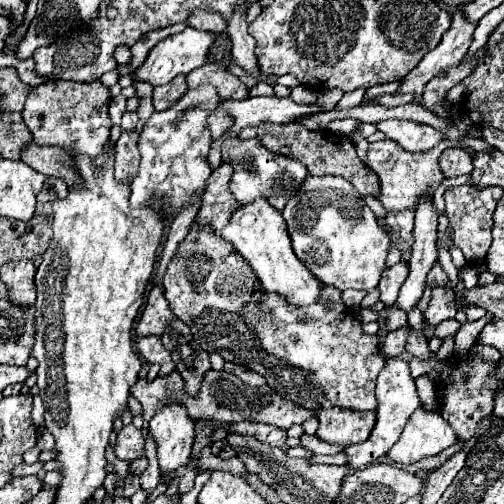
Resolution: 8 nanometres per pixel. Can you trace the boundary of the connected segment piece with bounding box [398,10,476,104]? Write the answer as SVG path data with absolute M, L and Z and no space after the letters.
M456 10L452 16L452 24L450 24L448 32L444 32L440 44L432 52L428 52L422 58L422 62L402 80L398 94L414 92L416 102L420 104L422 92L424 92L424 86L428 84L428 80L432 80L442 70L462 62L462 58L466 56L466 52L472 44L474 30L476 30L476 22L468 22L464 12Z

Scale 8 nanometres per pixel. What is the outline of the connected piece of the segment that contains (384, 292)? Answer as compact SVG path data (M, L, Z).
M398 262L398 264L390 266L390 268L384 268L384 276L380 278L378 290L380 290L380 300L386 306L396 302L398 290L404 284L406 276L408 276L408 264L404 264L404 262Z

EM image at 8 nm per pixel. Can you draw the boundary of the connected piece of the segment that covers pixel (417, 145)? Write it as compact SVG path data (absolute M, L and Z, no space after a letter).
M384 120L376 122L376 128L408 152L426 152L442 140L442 132L436 128L408 120Z

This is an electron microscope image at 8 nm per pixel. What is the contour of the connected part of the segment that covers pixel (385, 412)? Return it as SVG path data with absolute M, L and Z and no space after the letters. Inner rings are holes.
M388 358L386 360L386 366L382 368L382 372L376 380L376 400L378 400L378 408L376 408L378 420L376 420L376 426L374 426L370 438L362 444L352 444L344 450L348 454L348 466L352 466L356 470L366 468L368 464L374 464L380 456L384 456L392 448L392 444L396 444L396 440L400 438L404 424L410 418L410 414L416 408L420 408L420 400L416 394L414 378L410 376L408 362L404 362L400 358Z

